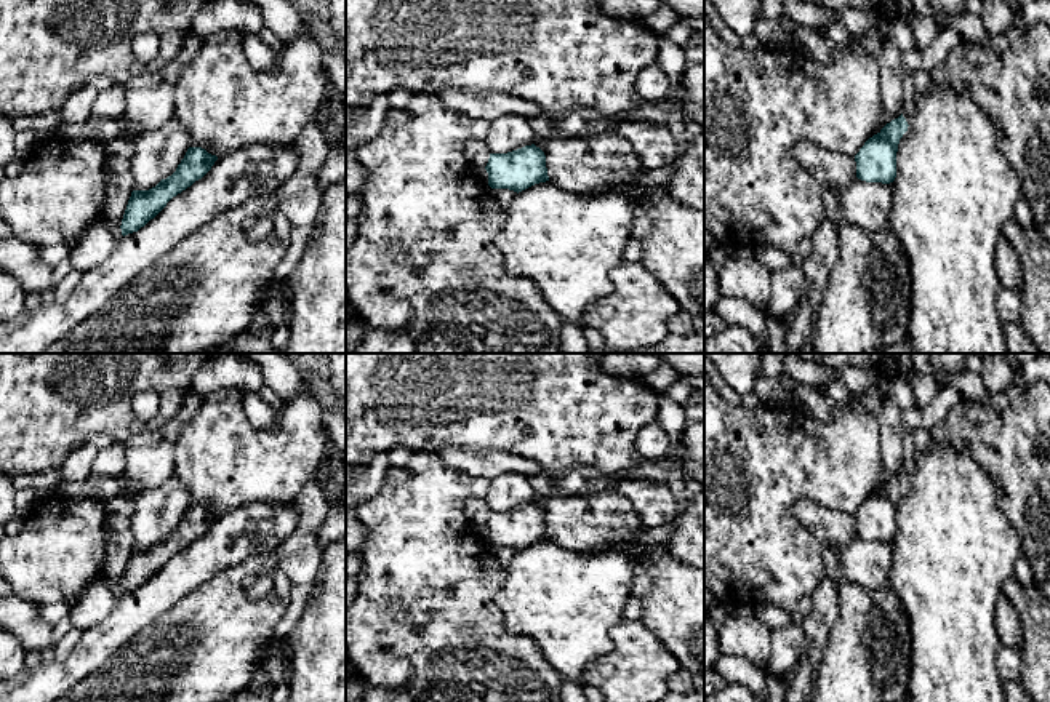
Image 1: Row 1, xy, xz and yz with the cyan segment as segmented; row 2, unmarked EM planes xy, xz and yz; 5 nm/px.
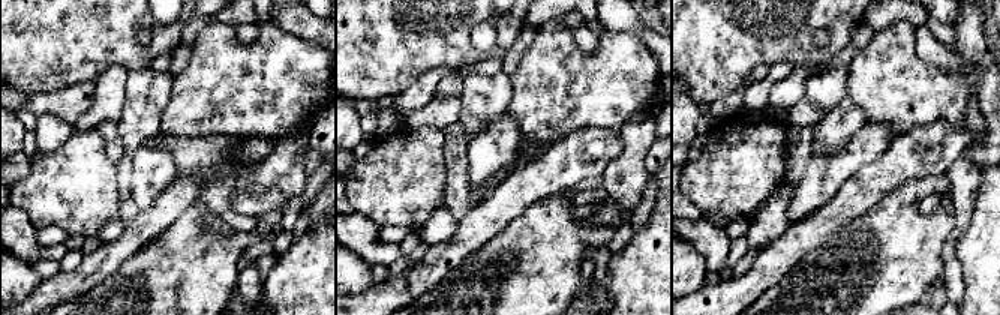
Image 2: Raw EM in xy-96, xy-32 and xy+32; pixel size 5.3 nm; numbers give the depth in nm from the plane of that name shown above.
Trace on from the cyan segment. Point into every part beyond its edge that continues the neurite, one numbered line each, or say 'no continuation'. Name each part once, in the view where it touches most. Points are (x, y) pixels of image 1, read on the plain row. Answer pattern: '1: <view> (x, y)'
no continuation

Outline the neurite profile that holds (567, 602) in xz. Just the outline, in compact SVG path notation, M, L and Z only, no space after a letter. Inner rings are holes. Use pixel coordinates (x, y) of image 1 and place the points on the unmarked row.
M546 539L519 550L496 593L504 627L538 643L565 681L586 686L584 668L615 649L608 630L623 620L634 564L623 550L573 552Z

